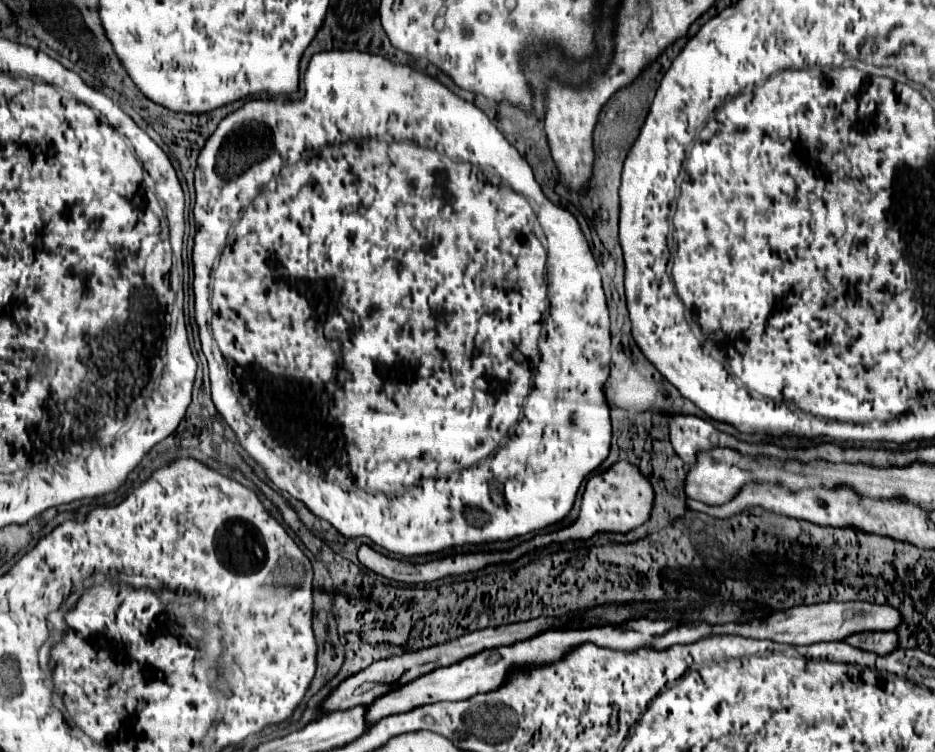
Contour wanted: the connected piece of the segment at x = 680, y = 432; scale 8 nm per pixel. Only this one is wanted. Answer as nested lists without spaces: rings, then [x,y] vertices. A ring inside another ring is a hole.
[[[678,414],[670,422],[670,442],[676,450],[676,454],[688,464],[694,464],[696,452],[710,450],[714,446],[730,446],[736,450],[744,450],[744,444],[740,444],[738,438],[718,432],[710,422],[692,416],[692,414]]]

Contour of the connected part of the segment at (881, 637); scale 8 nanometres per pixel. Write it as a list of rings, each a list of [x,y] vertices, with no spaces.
[[[860,632],[860,634],[852,634],[846,640],[852,642],[852,646],[858,646],[862,650],[870,650],[876,654],[888,654],[890,650],[896,648],[898,636],[896,632]]]

